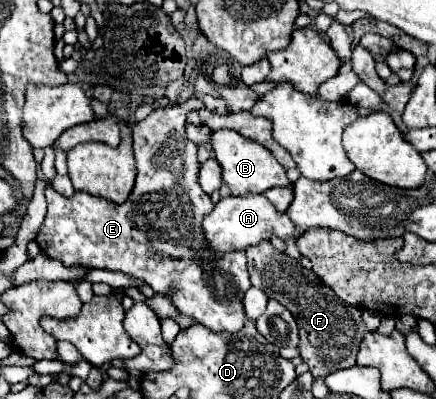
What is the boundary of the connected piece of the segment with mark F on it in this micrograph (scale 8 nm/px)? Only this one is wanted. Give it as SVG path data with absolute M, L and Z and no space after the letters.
M261 242L245 250L249 260L249 276L255 288L261 288L269 298L281 302L297 320L299 326L299 350L303 362L315 378L323 378L335 370L351 368L363 336L369 332L357 306L345 304L313 270L303 268L295 258L279 252L271 242Z

